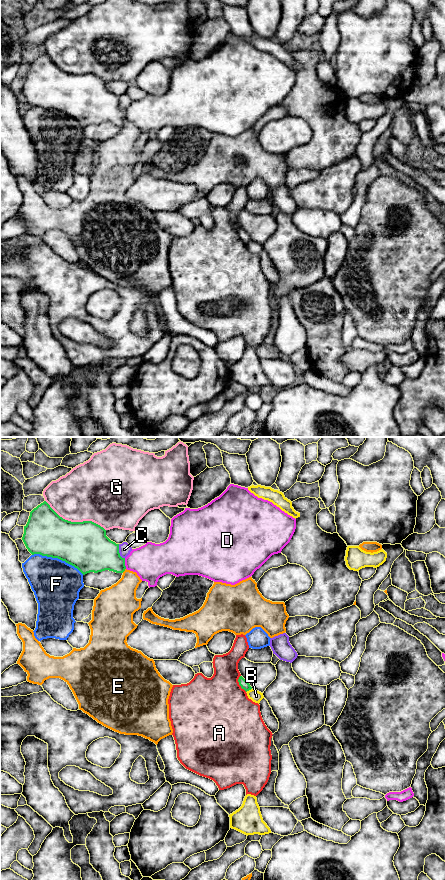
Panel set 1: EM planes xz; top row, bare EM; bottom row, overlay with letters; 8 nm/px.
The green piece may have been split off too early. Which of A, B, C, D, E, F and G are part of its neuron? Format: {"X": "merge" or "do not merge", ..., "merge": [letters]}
{"A": "do not merge", "B": "do not merge", "C": "do not merge", "D": "do not merge", "E": "do not merge", "F": "do not merge", "G": "do not merge", "merge": []}

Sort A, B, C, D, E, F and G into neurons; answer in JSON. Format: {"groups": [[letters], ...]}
{"groups": [["A"], ["B"], ["C"], ["D"], ["E"], ["F"], ["G"]]}

